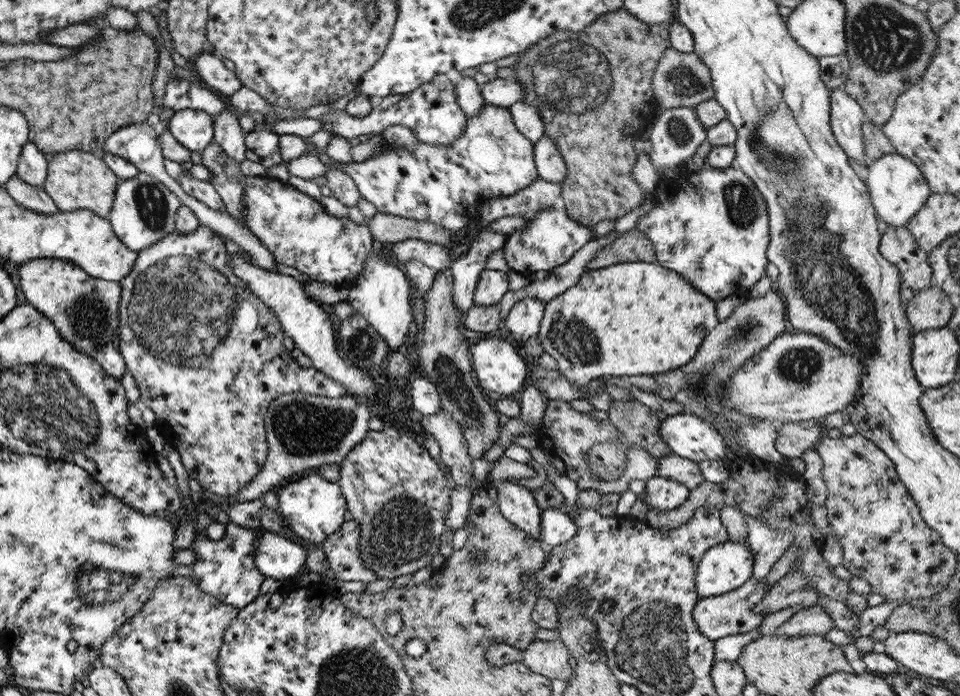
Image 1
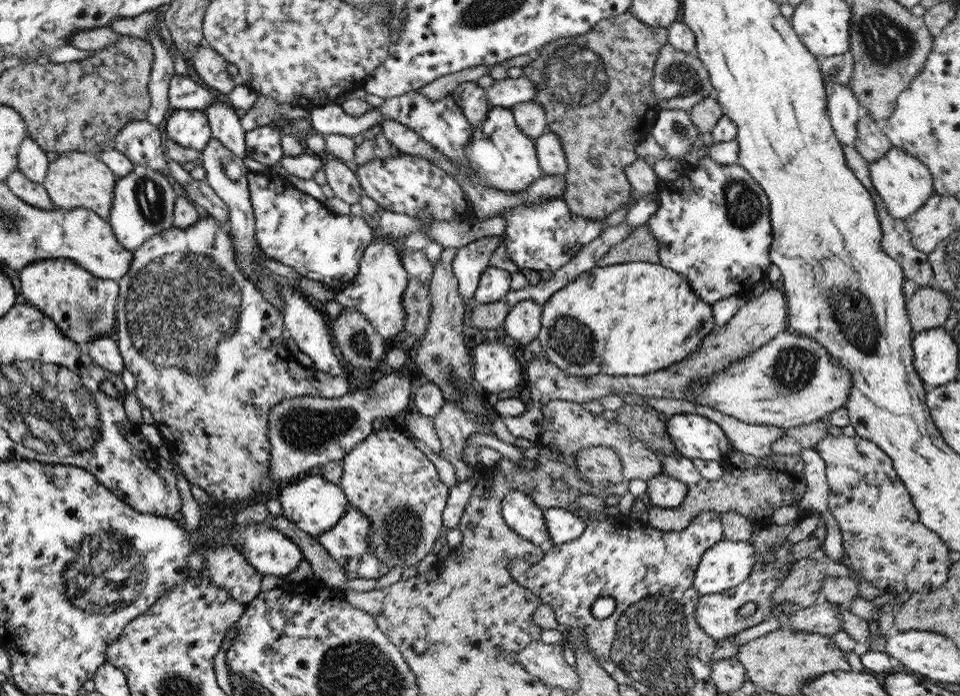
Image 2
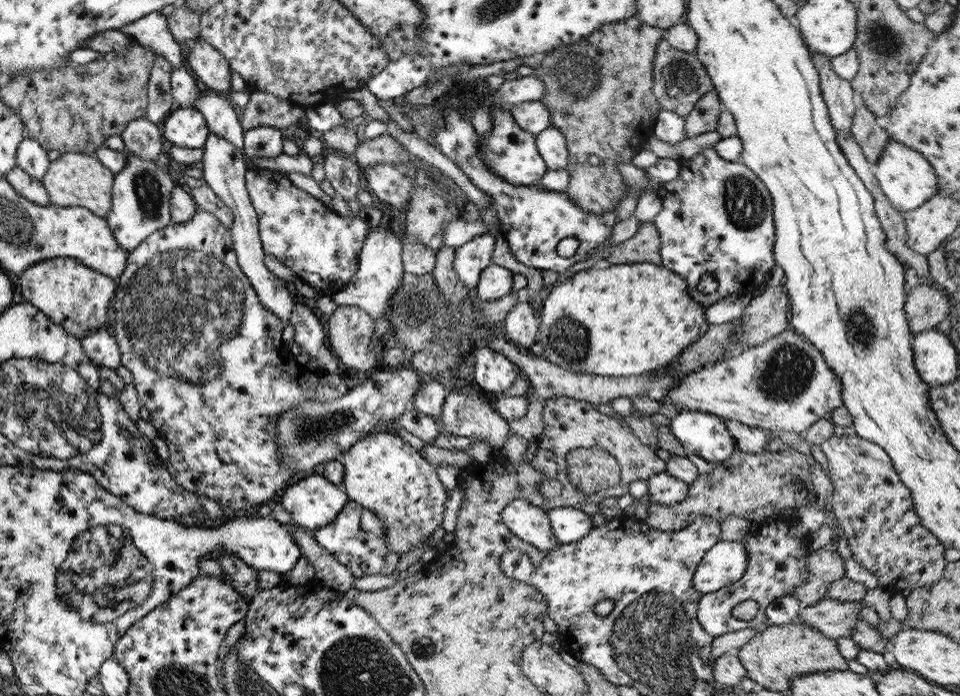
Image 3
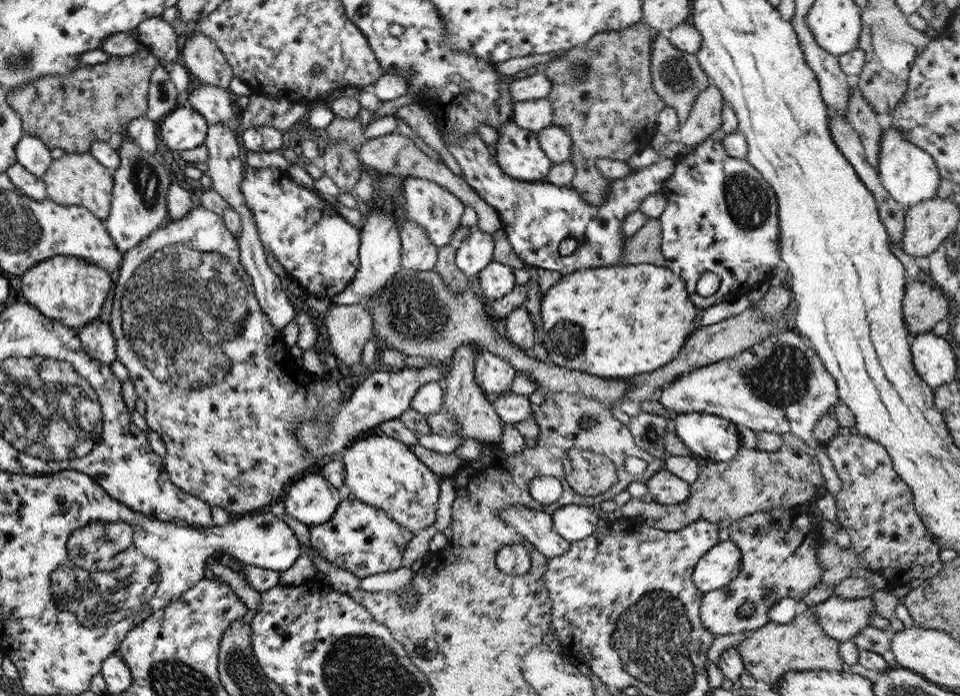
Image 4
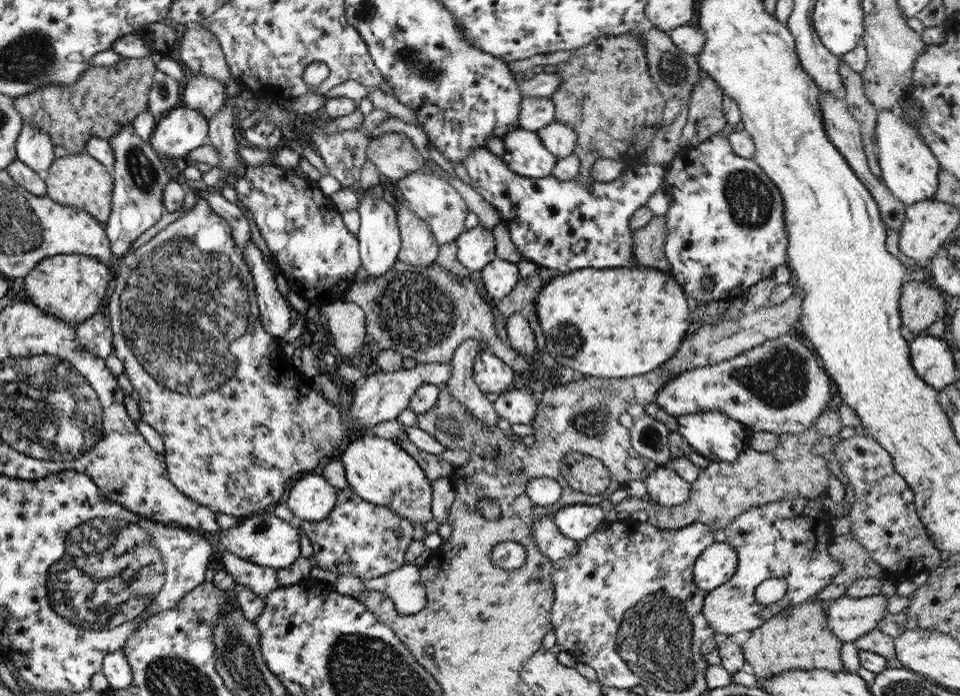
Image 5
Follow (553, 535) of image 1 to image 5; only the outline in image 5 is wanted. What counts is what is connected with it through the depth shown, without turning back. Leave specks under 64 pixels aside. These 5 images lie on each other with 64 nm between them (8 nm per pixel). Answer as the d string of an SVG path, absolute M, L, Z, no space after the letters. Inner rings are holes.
M569 505L560 508L553 516L559 532L576 543L595 532L604 514L599 505Z

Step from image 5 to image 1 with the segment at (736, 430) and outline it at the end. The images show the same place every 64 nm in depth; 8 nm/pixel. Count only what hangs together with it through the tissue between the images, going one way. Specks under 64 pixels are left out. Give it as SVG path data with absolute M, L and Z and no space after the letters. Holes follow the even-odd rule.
M679 413L666 416L660 422L661 440L670 448L671 454L698 460L716 460L727 453L727 446L718 430L693 414Z

